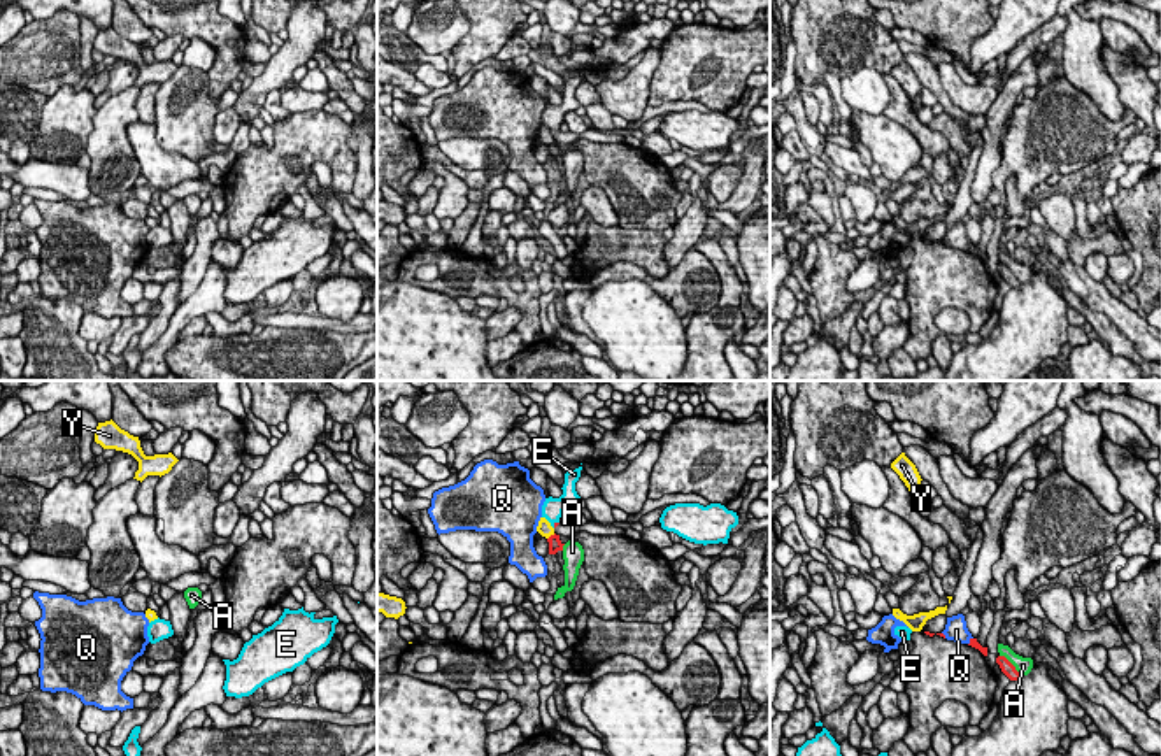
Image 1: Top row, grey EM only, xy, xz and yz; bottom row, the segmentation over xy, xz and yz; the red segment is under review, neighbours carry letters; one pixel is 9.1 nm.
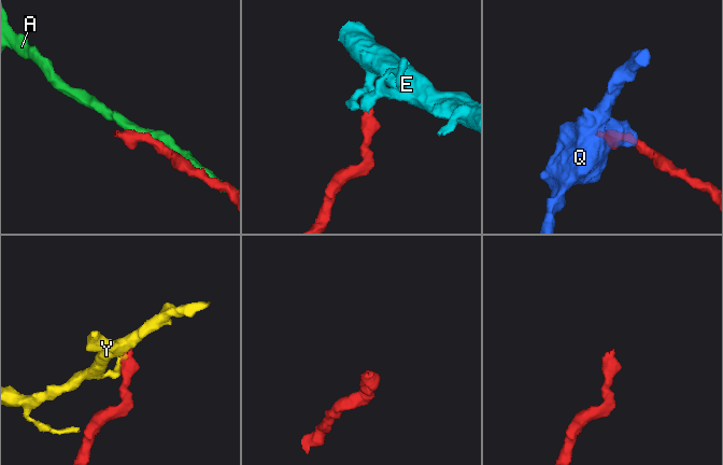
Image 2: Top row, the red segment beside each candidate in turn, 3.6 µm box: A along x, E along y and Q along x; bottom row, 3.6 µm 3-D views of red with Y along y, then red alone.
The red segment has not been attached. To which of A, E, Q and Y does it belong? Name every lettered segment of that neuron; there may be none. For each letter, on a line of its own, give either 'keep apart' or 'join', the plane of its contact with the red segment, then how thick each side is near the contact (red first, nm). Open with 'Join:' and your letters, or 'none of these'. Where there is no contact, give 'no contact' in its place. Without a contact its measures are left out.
Join: E
A: keep apart; contact in yz; calibres 120 and 160 nm
E: join; contact in xz; calibres 30 and 190 nm
Q: keep apart; contact in yz; calibres 70 and 200 nm
Y: keep apart; contact in xz; calibres 130 and 140 nm

